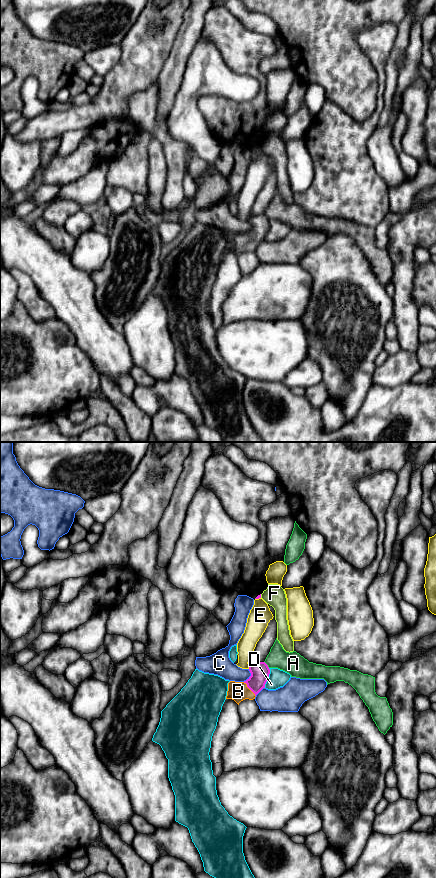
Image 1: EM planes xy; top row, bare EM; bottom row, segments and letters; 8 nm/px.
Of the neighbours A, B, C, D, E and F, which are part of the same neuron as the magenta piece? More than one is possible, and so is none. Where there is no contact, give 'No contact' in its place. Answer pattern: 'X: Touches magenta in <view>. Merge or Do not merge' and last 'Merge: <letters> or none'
A: Touches magenta in xy. Do not merge
B: Touches magenta in xy. Merge
C: Touches magenta in xy. Do not merge
D: Touches magenta in xy. Do not merge
E: Touches magenta in xy. Do not merge
F: Touches magenta in xy. Do not merge
Merge: B

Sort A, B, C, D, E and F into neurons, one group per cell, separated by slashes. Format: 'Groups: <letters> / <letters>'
Groups: A / B / C / D / E / F

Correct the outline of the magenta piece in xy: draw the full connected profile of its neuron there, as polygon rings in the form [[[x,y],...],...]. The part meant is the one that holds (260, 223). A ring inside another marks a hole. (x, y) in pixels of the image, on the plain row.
[[[265,214],[249,218],[251,228],[244,234],[230,233],[226,251],[234,252],[238,257],[245,251],[253,252],[265,240],[269,230],[270,221]]]

